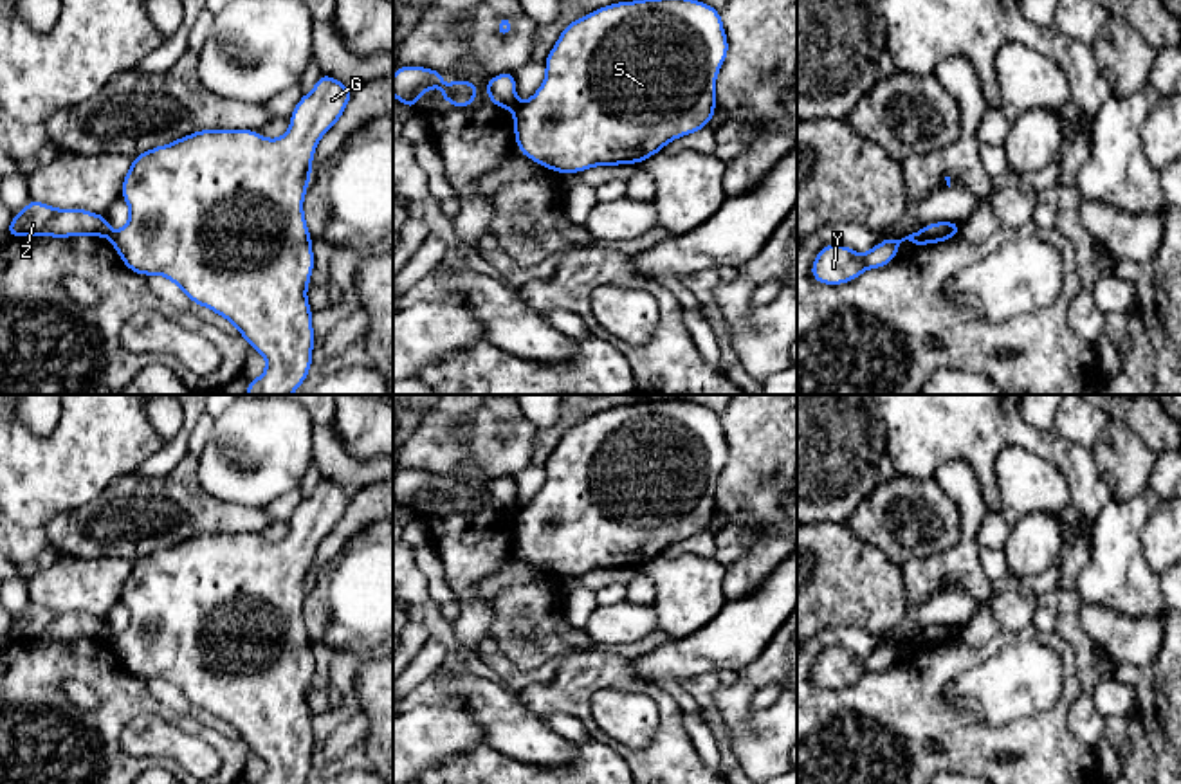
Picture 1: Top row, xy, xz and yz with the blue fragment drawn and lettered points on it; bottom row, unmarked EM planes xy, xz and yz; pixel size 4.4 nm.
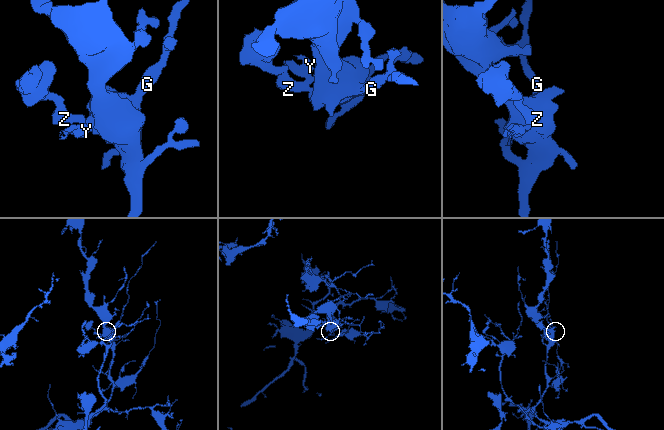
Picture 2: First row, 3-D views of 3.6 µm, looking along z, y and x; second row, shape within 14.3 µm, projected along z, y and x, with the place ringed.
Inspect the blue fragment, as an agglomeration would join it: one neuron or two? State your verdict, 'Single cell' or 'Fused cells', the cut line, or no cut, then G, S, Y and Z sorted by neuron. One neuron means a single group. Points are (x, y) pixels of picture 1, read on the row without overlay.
Fused cells. Split along yz (916, 637), (911, 644). Groups: G S / Y Z

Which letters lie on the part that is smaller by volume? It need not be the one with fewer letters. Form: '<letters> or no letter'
Y, Z

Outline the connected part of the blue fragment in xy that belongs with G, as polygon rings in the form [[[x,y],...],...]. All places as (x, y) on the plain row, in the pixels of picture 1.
[[[319,478],[314,494],[303,497],[299,506],[294,510],[290,517],[290,532],[283,541],[263,542],[256,533],[198,533],[191,539],[177,542],[175,546],[135,559],[130,575],[123,584],[121,600],[130,611],[130,624],[121,634],[112,636],[110,640],[110,645],[119,656],[121,665],[139,679],[159,678],[168,681],[180,690],[180,694],[193,705],[193,708],[202,708],[233,726],[247,748],[261,757],[267,764],[267,773],[254,784],[305,784],[312,771],[314,732],[312,712],[307,705],[307,690],[310,688],[310,679],[314,674],[314,656],[312,640],[305,625],[303,602],[310,586],[316,550],[319,542],[341,523],[352,499],[353,494],[346,492],[339,483],[328,478]]]

